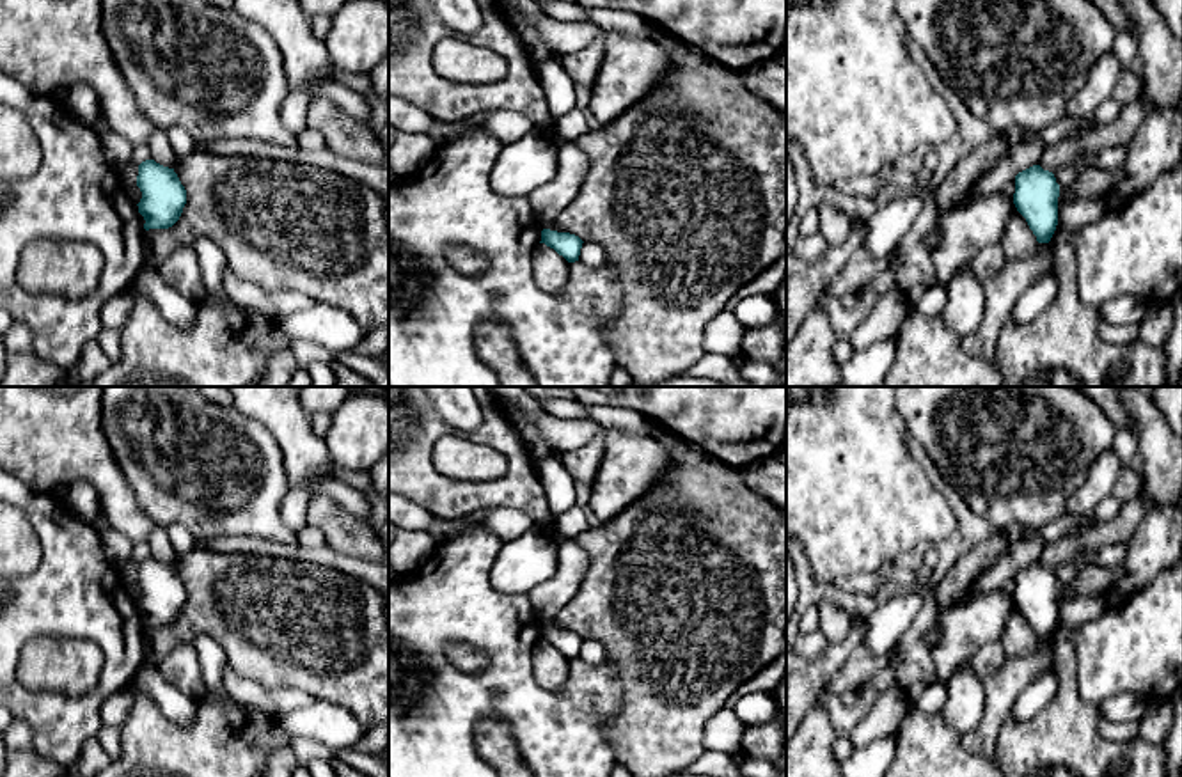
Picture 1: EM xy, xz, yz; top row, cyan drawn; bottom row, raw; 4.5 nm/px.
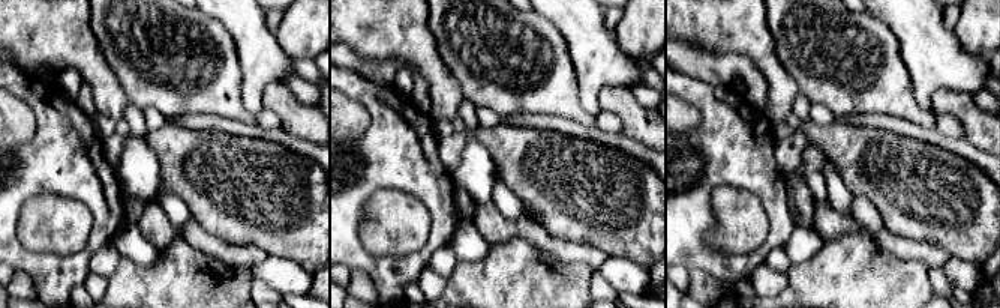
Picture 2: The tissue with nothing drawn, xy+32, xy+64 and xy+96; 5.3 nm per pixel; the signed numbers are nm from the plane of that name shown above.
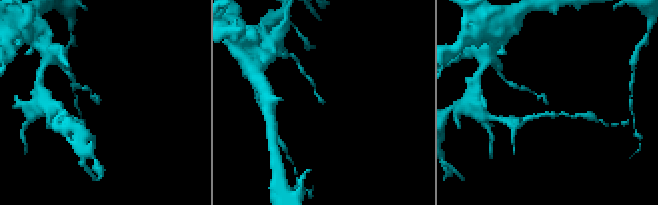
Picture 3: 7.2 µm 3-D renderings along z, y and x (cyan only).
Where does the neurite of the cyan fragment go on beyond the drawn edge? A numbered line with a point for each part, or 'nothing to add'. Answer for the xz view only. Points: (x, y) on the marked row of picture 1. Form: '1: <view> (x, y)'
nothing to add

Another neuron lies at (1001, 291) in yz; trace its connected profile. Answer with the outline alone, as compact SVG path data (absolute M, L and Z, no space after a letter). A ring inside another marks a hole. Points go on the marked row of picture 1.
M1038 243L1038 252L1033 257L1005 264L997 275L981 282L985 314L980 326L971 335L962 337L964 351L983 360L994 360L999 334L1010 319L1019 296L1033 282L1052 271L1051 245Z

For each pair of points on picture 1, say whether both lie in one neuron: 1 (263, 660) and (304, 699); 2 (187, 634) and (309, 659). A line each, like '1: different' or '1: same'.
1: different
2: same

